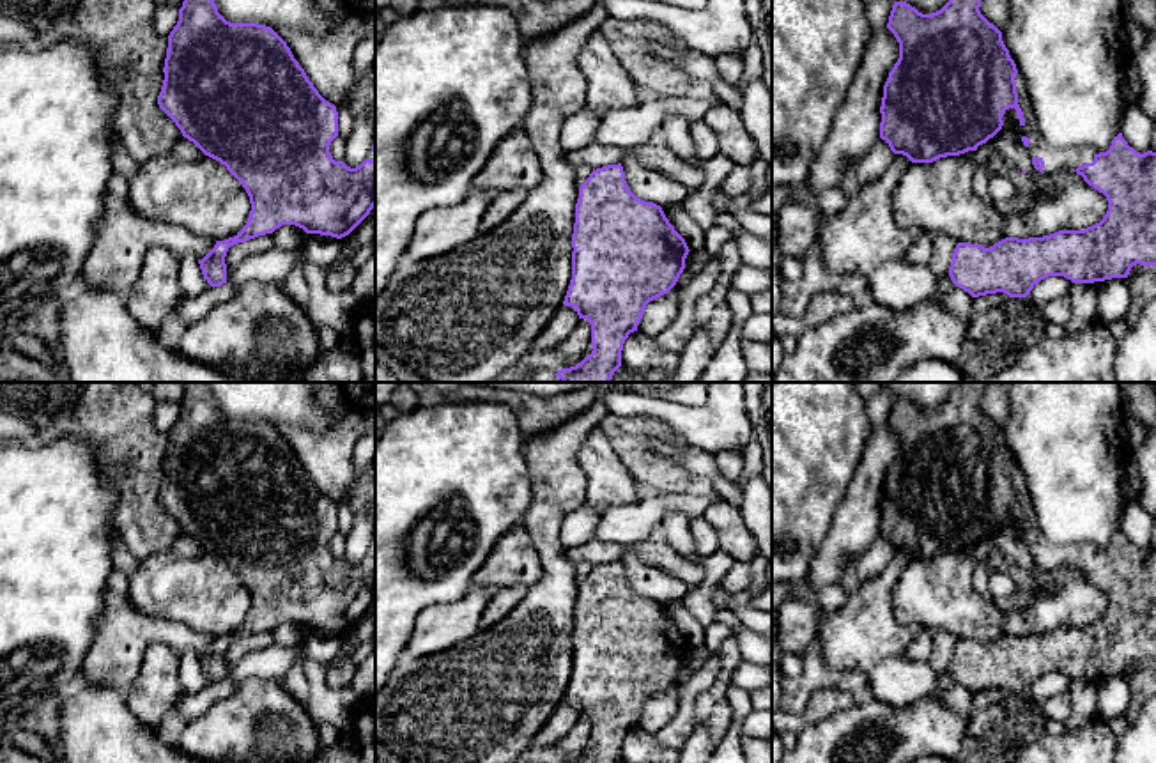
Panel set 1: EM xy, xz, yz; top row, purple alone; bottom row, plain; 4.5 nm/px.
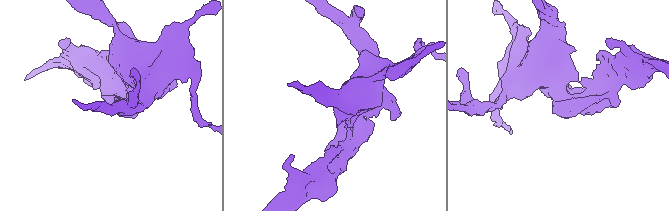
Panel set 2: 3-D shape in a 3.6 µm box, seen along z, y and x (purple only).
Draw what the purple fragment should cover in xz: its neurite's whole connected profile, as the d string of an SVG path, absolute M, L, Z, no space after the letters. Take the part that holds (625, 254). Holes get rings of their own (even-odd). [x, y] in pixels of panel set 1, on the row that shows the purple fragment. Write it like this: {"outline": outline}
{"outline": "M621 163L593 170L581 184L572 248L572 280L563 304L574 306L579 319L586 319L591 324L593 351L575 366L561 368L554 375L563 382L609 382L621 366L623 343L630 333L637 331L646 304L676 285L690 250L660 205L644 202L628 189Z"}

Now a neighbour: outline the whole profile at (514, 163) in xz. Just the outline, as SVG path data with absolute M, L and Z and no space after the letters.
M522 127L513 129L494 149L473 188L492 189L494 193L515 188L531 191L542 182L540 159Z

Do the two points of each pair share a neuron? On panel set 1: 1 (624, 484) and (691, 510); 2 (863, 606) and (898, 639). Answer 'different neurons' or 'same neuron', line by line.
1: different neurons
2: same neuron

